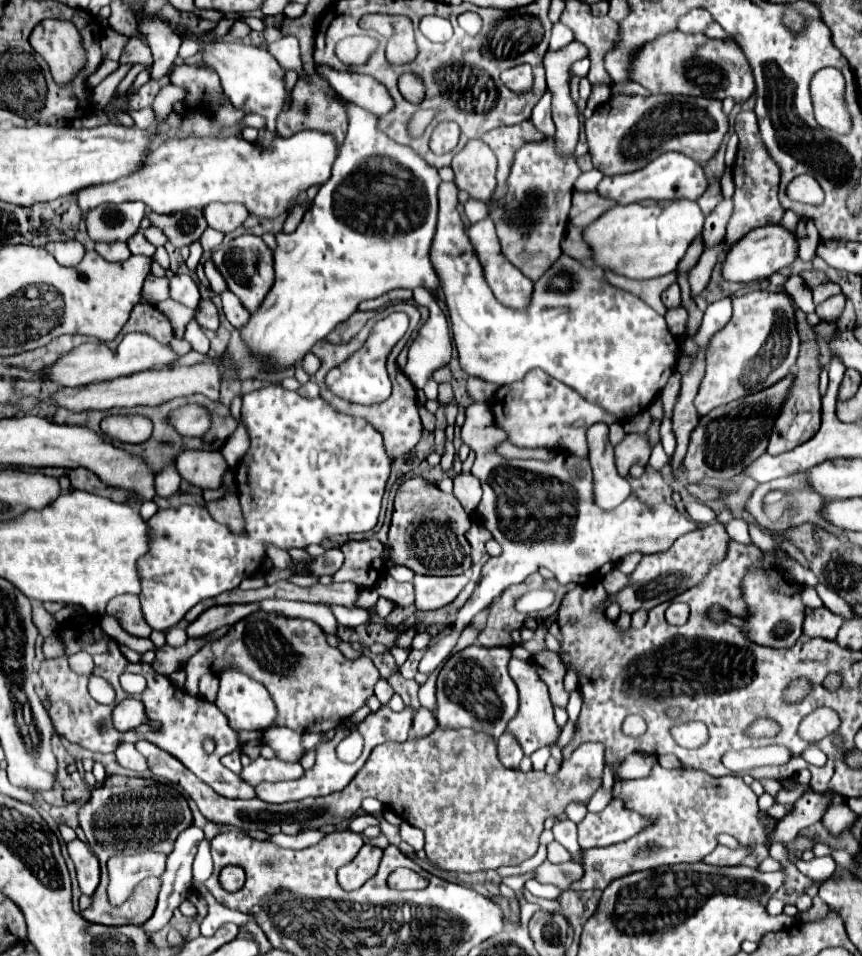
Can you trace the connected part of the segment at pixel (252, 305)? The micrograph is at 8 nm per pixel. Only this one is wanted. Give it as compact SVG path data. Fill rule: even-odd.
M243 234L237 238L237 242L231 242L227 250L215 252L213 260L215 260L219 272L223 274L227 288L239 296L239 300L243 302L243 306L249 312L255 312L259 308L261 300L267 296L267 290L271 290L273 278L275 278L273 276L273 254L271 254L269 246L259 236ZM231 252L239 252L239 254L235 258L231 258Z

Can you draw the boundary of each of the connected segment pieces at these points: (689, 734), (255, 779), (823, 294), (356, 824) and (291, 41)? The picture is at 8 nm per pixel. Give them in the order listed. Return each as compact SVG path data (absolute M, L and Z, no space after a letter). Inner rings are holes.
M685 722L671 728L671 736L683 748L701 748L709 740L709 732L703 722Z
M257 758L255 762L251 762L239 772L239 778L251 786L257 786L259 782L295 780L301 776L303 776L301 764L283 762L283 760L267 760L267 758Z
M827 280L827 282L813 288L813 300L815 300L815 304L819 304L821 300L825 300L825 298L829 298L833 294L839 294L839 292L841 292L841 286L837 282L833 282L833 280Z
M361 814L361 816L357 816L355 820L351 820L351 824L349 824L349 830L353 830L353 832L363 832L369 824L377 824L379 820L375 818L375 816L371 816L371 814Z
M281 38L275 44L269 44L269 52L275 56L275 60L285 68L285 70L295 70L299 78L309 82L309 76L303 70L301 54L299 54L299 42L295 38Z

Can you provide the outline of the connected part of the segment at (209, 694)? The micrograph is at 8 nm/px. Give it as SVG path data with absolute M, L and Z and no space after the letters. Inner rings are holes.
M208 672L207 676L203 676L201 682L199 682L199 694L201 694L207 702L215 702L215 698L217 698L217 688L219 688L219 678L217 678L217 676L211 676L211 672Z

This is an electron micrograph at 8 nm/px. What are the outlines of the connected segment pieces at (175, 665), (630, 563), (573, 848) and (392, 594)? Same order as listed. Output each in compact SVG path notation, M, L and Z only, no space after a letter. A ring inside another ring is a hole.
M189 638L183 646L173 648L173 646L161 646L157 648L157 656L151 662L153 670L157 670L159 674L169 676L179 668L182 661L187 661L197 650L201 650L201 646L207 642L207 638Z
M627 554L625 558L621 558L621 562L617 564L617 568L619 568L621 572L625 572L625 574L631 574L631 572L635 570L635 566L639 564L641 558L643 558L641 554Z
M571 820L557 822L553 826L553 834L555 834L555 840L561 842L575 856L575 860L579 862L579 850L581 848L577 844L577 826L575 826L575 822L571 822Z
M390 575L383 577L375 587L381 597L390 599L401 606L411 606L413 604L413 584L396 582Z

